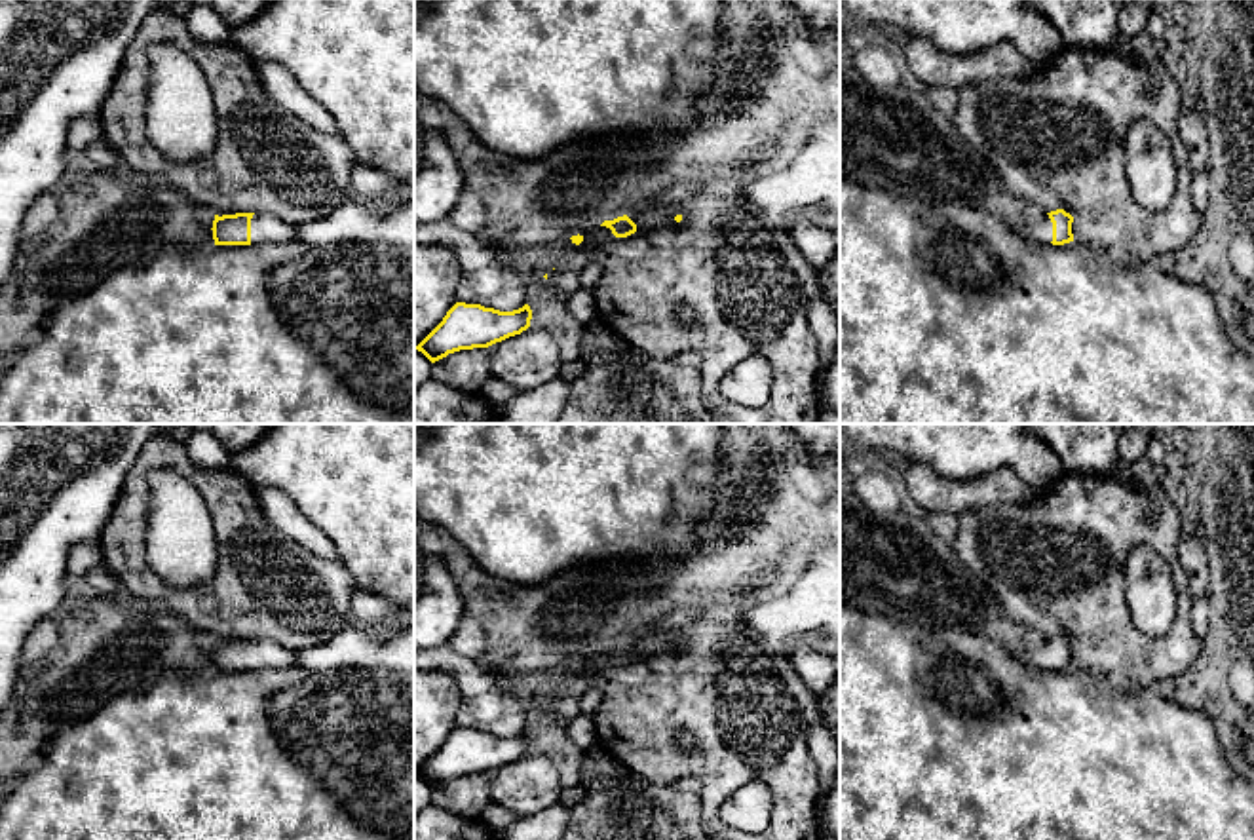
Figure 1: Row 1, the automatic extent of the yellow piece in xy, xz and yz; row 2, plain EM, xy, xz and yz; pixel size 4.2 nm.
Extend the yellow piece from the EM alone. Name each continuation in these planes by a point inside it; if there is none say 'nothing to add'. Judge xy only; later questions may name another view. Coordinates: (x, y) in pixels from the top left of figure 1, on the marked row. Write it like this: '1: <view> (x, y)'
1: xy (265, 229)

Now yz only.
1: yz (1042, 232)

